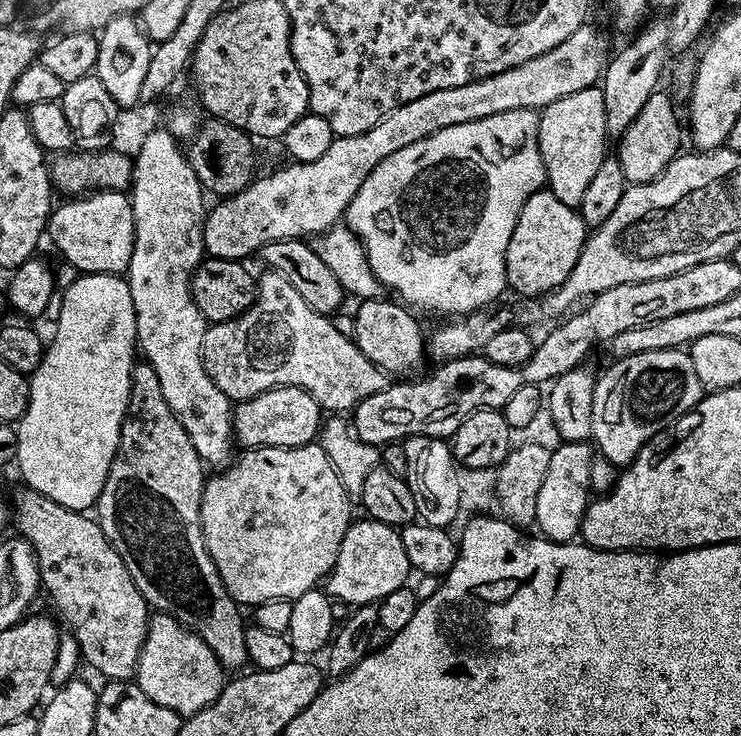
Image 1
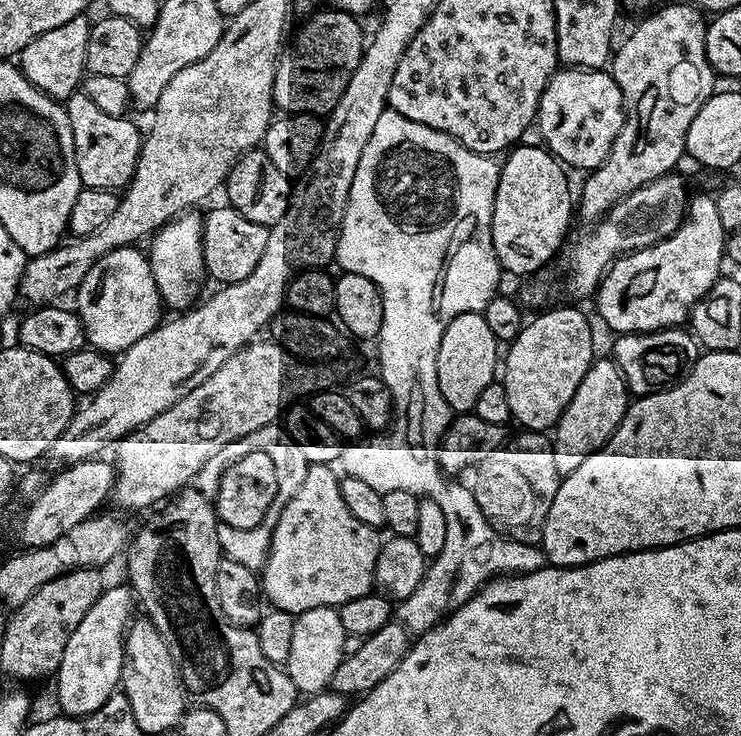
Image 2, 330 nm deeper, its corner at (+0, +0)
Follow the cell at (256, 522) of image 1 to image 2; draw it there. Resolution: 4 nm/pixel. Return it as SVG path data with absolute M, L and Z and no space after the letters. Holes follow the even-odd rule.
M310 464L302 486L298 486L298 494L286 502L278 518L278 526L274 526L274 538L268 547L268 557L259 573L264 599L271 607L293 614L315 608L339 609L340 605L350 602L350 598L362 598L362 594L373 591L376 582L374 570L382 536L377 529L358 522L358 518L346 510L340 482L341 477L333 465Z

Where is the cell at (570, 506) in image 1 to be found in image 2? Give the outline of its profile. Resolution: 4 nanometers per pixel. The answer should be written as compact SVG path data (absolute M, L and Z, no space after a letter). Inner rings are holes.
M593 359L590 370L586 370L586 378L578 382L578 390L574 390L574 398L570 398L570 406L566 406L560 415L551 437L554 466L558 466L561 477L578 470L578 466L582 466L590 454L607 444L628 412L629 403L630 393L615 360Z

